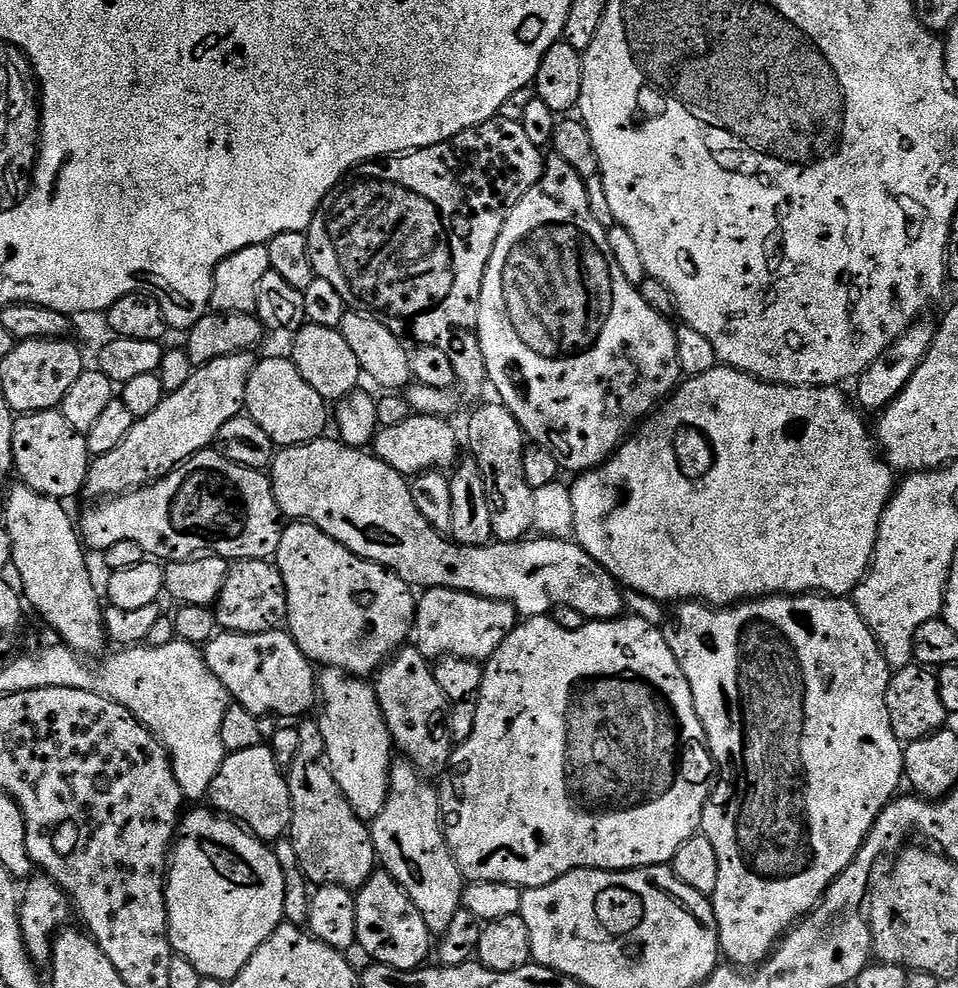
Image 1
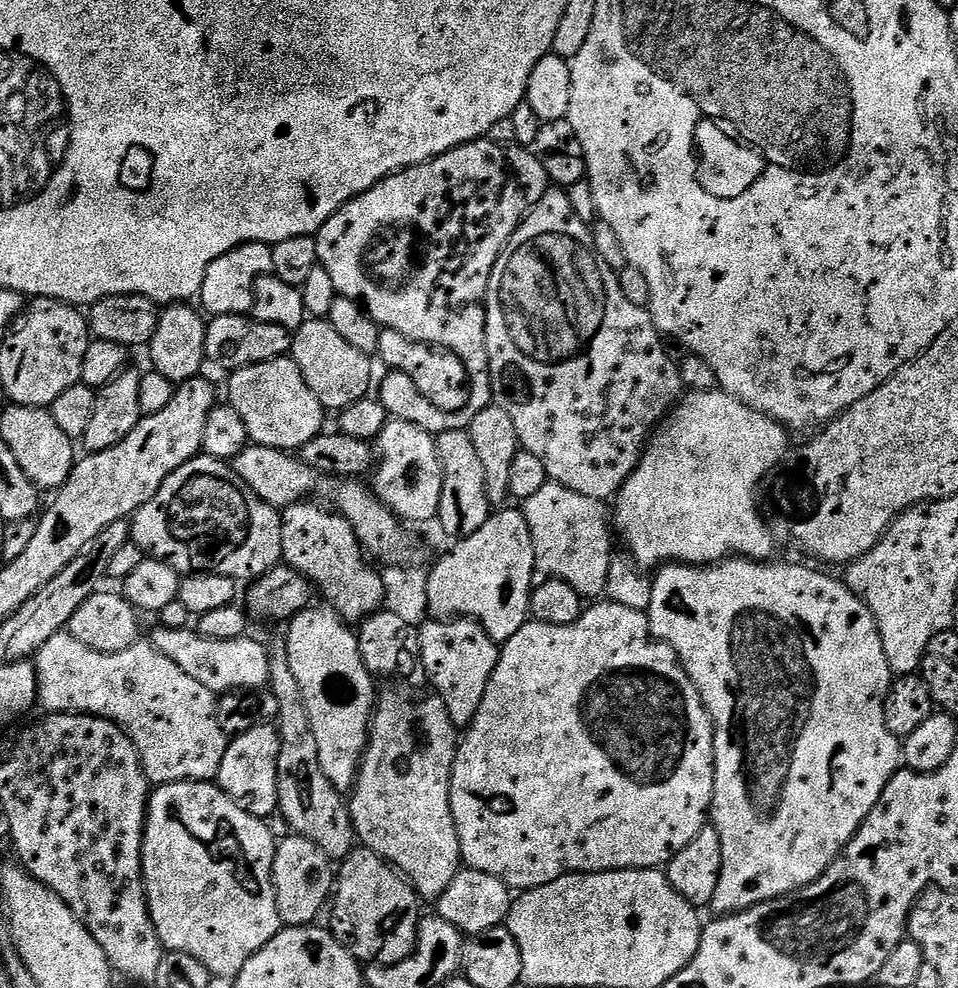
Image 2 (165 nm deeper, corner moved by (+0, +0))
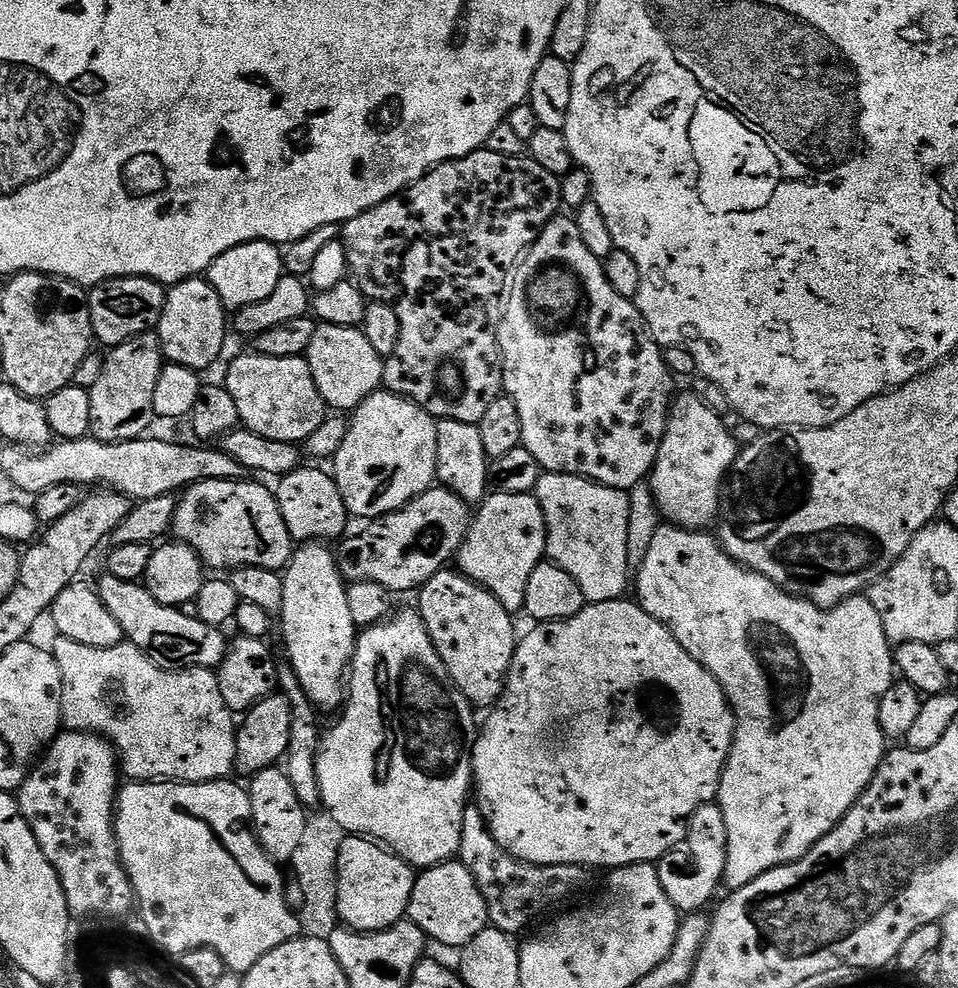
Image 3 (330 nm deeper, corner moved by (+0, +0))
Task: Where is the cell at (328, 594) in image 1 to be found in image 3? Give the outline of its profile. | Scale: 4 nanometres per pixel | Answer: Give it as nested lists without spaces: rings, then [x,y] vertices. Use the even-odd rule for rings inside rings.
[[[301,466],[290,474],[279,477],[275,485],[274,495],[280,503],[282,522],[286,522],[286,530],[294,542],[332,542],[345,535],[344,527],[350,523],[346,506],[342,502],[342,494],[335,480],[323,467]]]

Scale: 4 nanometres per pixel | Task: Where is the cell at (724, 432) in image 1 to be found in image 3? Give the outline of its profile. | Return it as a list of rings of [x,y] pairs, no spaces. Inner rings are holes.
[[[700,408],[680,412],[677,416],[675,413],[669,419],[650,477],[650,487],[661,517],[678,528],[693,530],[707,529],[707,524],[717,519],[722,508],[720,487],[723,484],[725,487],[726,477],[738,455],[738,443],[719,420],[720,416],[715,411]]]

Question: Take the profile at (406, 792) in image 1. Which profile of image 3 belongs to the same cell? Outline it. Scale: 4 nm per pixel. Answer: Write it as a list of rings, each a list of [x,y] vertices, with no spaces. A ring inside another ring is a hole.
[[[419,611],[398,612],[381,623],[363,629],[356,637],[356,649],[352,655],[350,675],[346,680],[346,703],[339,713],[340,721],[325,736],[323,733],[319,741],[316,754],[316,778],[323,811],[331,816],[334,822],[338,822],[338,826],[343,828],[345,833],[377,841],[388,851],[395,852],[397,856],[402,857],[407,864],[412,865],[413,869],[423,870],[432,868],[435,864],[449,863],[460,851],[464,812],[470,806],[470,793],[474,788],[472,758],[469,741],[464,741],[464,732],[460,729],[459,718],[456,717],[456,704],[452,701],[454,689],[449,681],[448,671],[442,658],[438,658],[434,644],[430,642],[430,634],[422,622]]]

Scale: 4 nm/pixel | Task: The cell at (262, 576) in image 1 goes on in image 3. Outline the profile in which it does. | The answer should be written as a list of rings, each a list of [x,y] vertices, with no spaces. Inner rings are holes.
[[[433,486],[416,497],[404,508],[398,509],[378,519],[365,523],[361,532],[345,535],[339,541],[340,549],[335,549],[336,569],[345,581],[357,584],[358,582],[374,582],[378,586],[388,589],[389,593],[412,592],[423,588],[434,574],[445,571],[449,567],[448,559],[459,553],[462,542],[468,533],[470,523],[470,508],[463,498],[455,496],[443,486]]]

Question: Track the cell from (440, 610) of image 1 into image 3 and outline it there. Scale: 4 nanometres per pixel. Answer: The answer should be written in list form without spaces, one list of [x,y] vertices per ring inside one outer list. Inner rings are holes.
[[[493,491],[479,505],[478,511],[480,513],[477,516],[475,513],[471,517],[468,533],[458,553],[459,571],[469,580],[482,585],[490,594],[494,594],[494,598],[502,602],[506,611],[513,614],[519,613],[526,602],[526,585],[530,582],[530,574],[534,574],[534,570],[545,559],[548,550],[542,506],[534,494],[506,494]]]

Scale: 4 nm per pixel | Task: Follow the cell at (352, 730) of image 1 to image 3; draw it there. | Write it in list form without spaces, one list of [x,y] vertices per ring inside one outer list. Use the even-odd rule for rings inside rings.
[[[308,542],[297,547],[288,562],[288,567],[283,569],[282,575],[284,585],[282,606],[278,613],[278,628],[280,624],[280,632],[284,635],[284,652],[288,655],[287,667],[298,678],[313,708],[321,713],[332,711],[335,713],[346,700],[346,673],[352,663],[358,635],[356,623],[350,615],[350,605],[346,603],[348,597],[346,581],[336,569],[333,549],[320,542]]]

